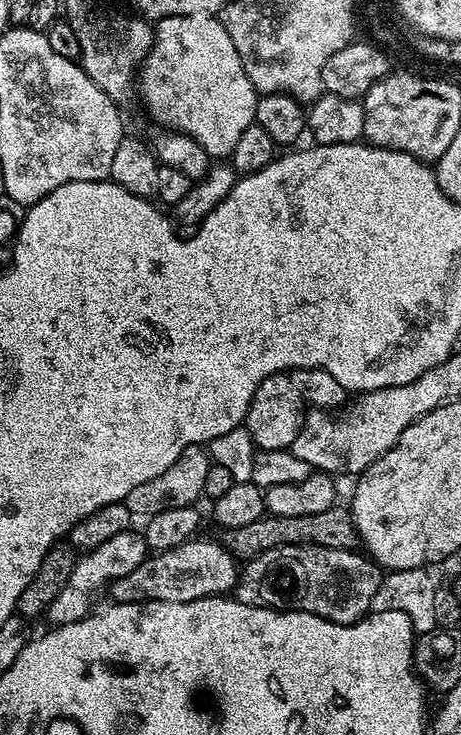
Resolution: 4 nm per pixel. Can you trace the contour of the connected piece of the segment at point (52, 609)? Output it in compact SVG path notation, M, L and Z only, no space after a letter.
M129 530L114 534L114 538L106 538L106 542L102 542L98 546L87 549L83 553L84 556L75 561L72 565L72 573L64 587L61 588L58 598L54 598L54 602L48 607L46 620L49 625L70 624L84 619L93 611L92 595L99 590L100 587L111 585L113 580L122 578L126 574L130 574L130 570L134 570L148 559L150 549L145 542L143 535L139 531Z

